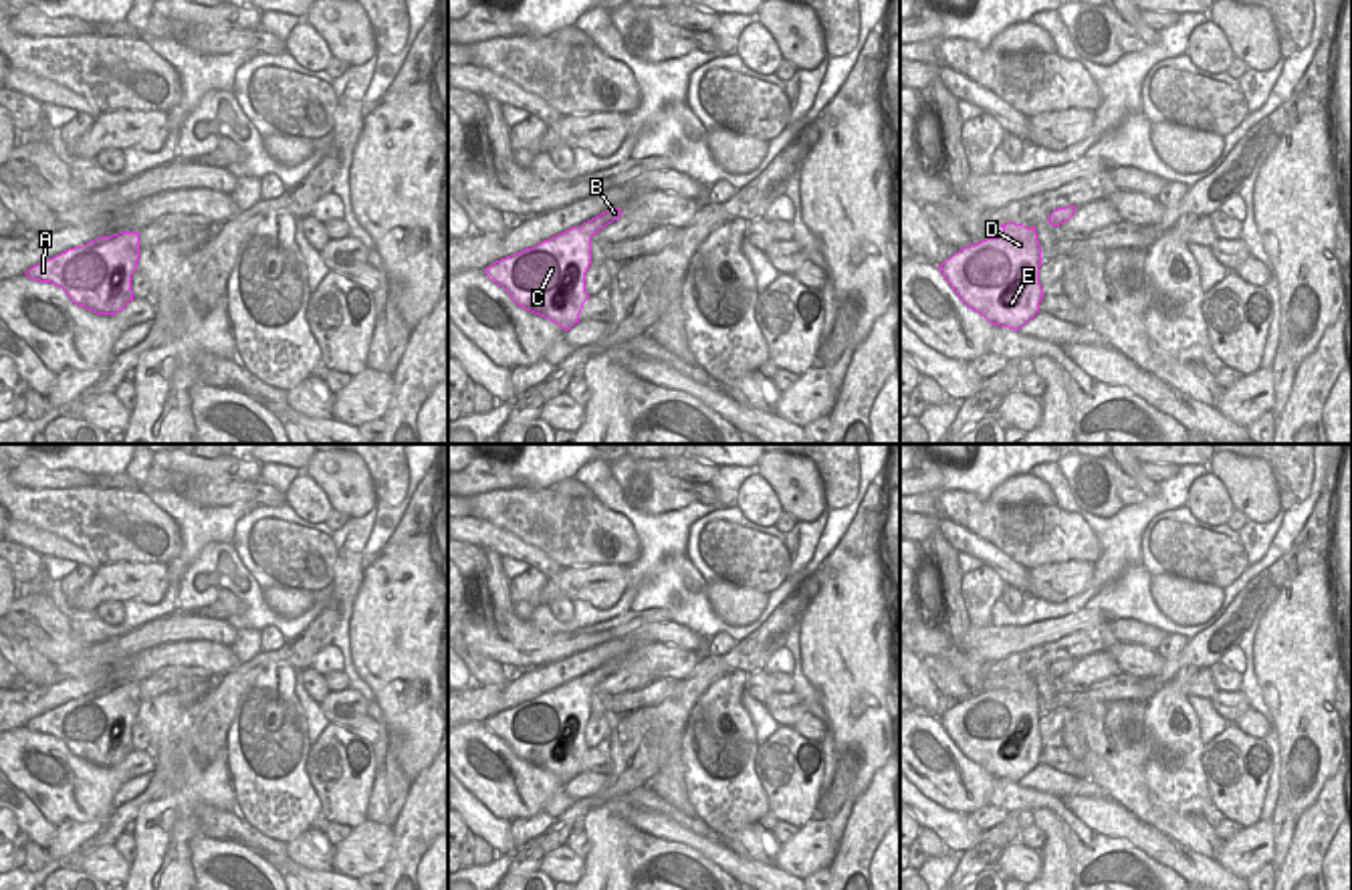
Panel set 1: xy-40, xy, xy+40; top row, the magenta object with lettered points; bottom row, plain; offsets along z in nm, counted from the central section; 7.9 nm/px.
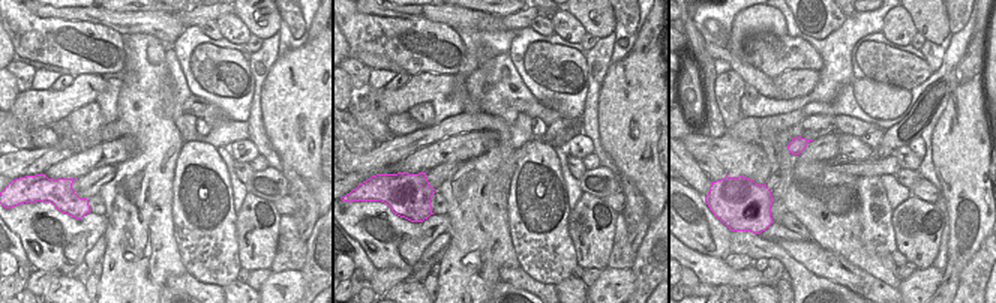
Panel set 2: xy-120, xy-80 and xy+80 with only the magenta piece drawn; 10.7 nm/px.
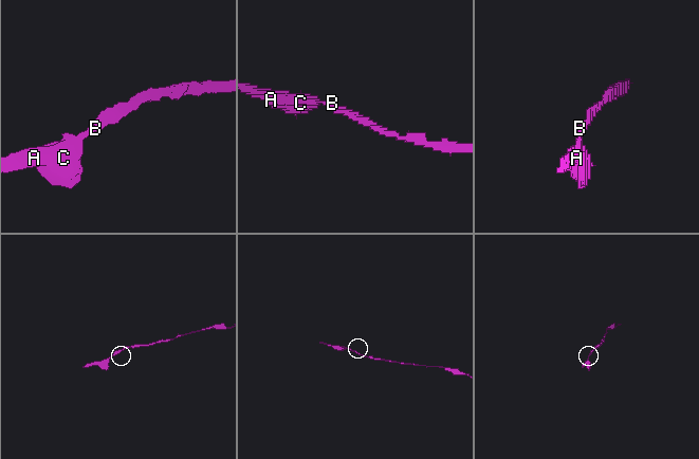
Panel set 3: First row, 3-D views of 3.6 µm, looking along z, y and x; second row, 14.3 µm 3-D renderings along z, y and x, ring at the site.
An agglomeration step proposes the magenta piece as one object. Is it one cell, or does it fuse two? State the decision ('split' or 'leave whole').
leave whole

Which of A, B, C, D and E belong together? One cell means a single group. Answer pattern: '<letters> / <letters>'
A B C D E

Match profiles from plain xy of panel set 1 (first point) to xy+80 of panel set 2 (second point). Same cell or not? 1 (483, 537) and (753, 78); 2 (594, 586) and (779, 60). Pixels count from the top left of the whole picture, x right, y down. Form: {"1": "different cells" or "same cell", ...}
{"1": "same cell", "2": "different cells"}

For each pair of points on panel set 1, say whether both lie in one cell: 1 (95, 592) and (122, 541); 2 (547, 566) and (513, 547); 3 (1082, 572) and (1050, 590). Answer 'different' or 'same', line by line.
1: different
2: same
3: same

